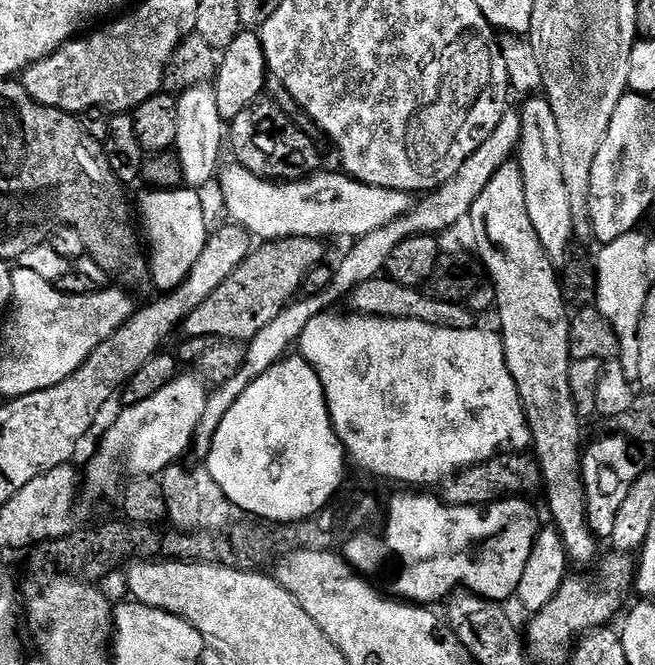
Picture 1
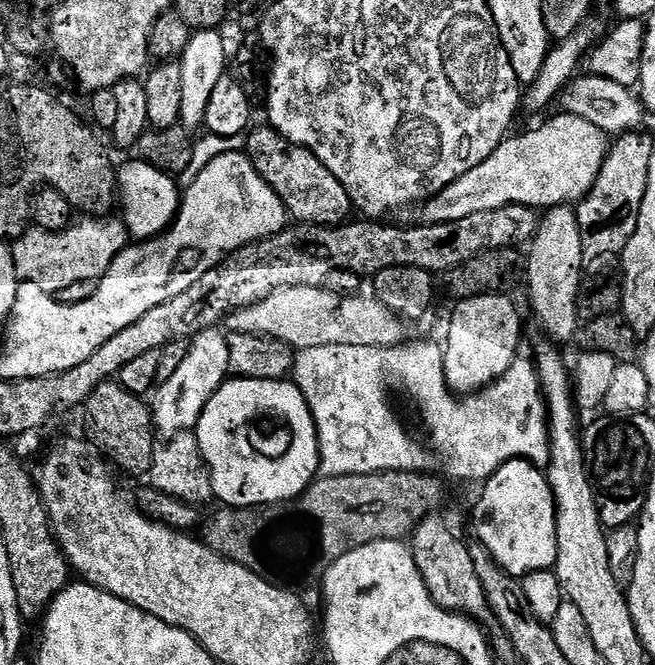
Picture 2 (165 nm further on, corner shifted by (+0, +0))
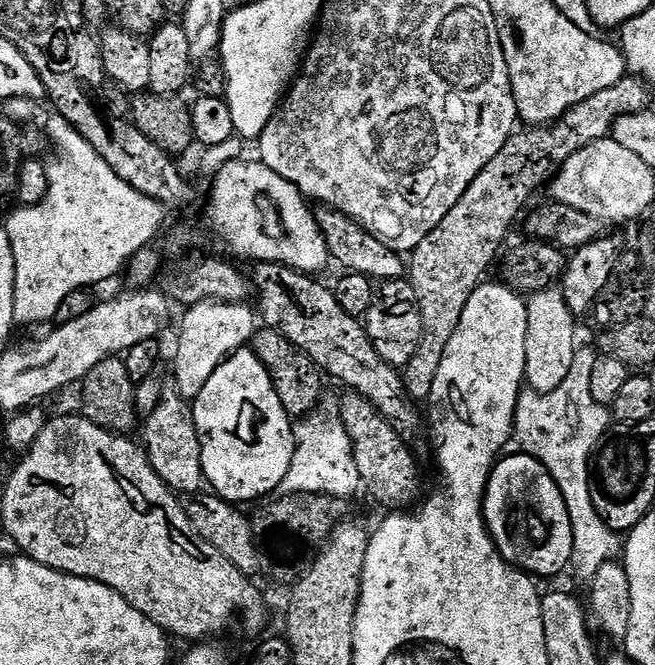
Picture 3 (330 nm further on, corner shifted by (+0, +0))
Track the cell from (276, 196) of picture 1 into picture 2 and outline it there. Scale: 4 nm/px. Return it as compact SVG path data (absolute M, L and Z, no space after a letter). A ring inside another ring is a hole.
M559 114L533 132L509 135L474 170L448 184L435 196L423 201L425 224L458 222L470 214L498 210L502 206L521 204L527 208L547 210L572 206L584 199L604 168L610 140L605 133L586 119Z

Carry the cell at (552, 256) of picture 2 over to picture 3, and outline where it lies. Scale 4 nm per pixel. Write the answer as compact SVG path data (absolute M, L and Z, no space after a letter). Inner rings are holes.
M553 286L533 292L527 297L528 313L526 314L526 370L524 378L531 391L541 396L550 394L566 380L570 366L574 366L574 354L578 347L576 341L577 317L572 315L564 293Z

